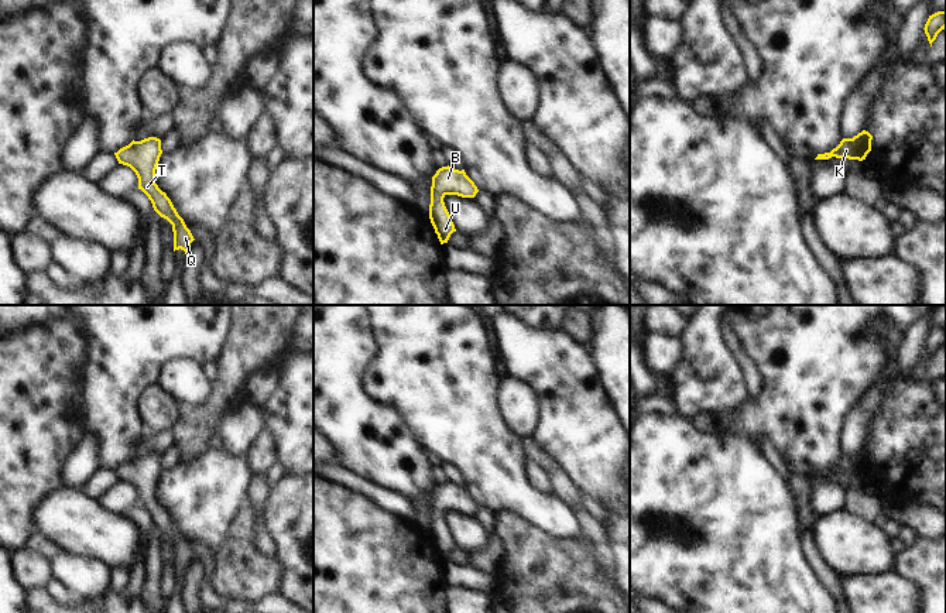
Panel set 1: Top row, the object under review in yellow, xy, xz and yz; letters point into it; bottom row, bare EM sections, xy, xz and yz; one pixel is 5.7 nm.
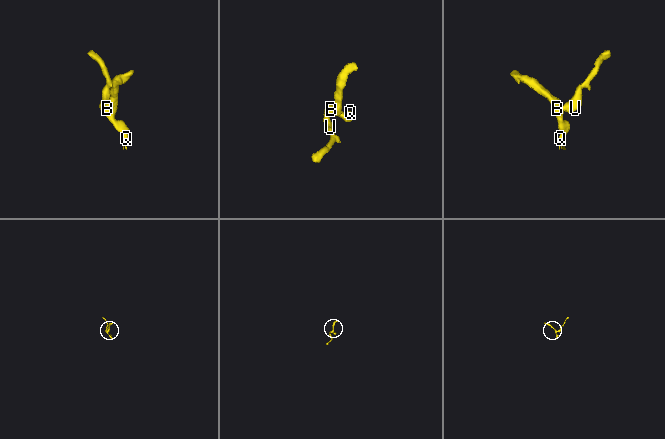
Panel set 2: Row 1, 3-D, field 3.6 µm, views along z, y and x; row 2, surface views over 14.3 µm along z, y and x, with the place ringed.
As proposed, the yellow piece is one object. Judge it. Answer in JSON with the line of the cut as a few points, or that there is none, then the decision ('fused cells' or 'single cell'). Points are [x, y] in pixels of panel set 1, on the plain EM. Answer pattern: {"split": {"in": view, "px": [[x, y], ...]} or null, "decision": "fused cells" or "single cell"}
{"split": null, "decision": "single cell"}

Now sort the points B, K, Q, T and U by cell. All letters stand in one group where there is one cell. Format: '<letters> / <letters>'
B K Q T U

